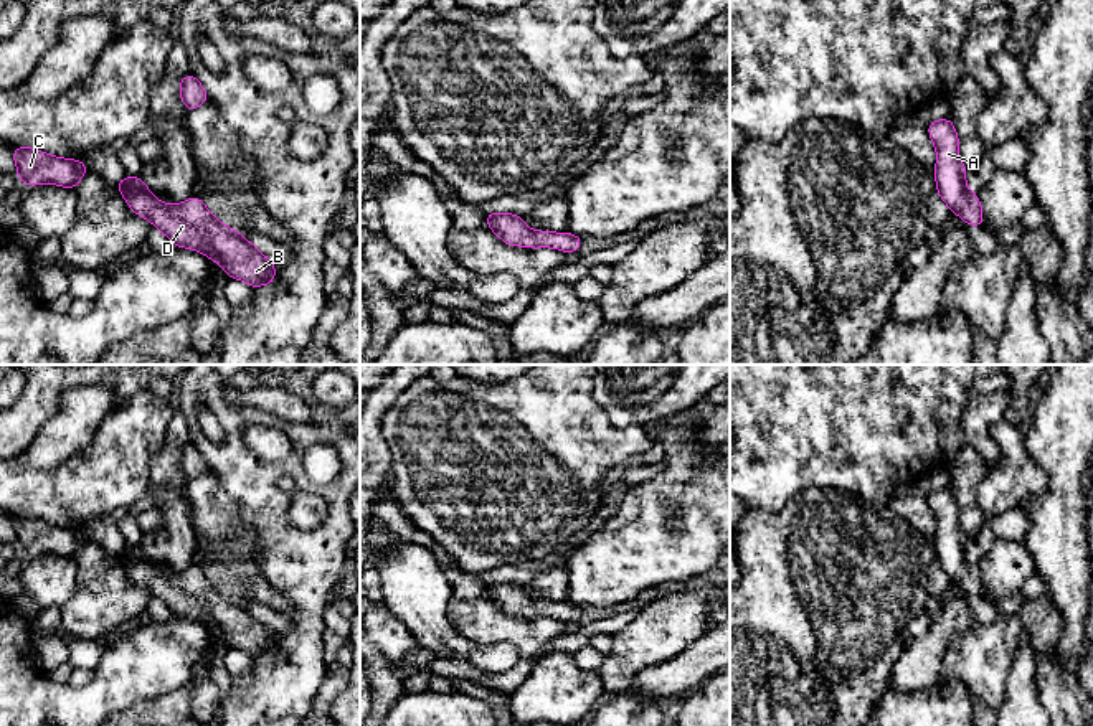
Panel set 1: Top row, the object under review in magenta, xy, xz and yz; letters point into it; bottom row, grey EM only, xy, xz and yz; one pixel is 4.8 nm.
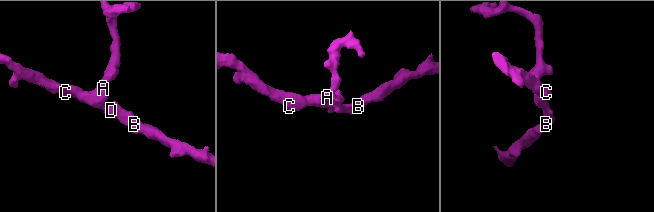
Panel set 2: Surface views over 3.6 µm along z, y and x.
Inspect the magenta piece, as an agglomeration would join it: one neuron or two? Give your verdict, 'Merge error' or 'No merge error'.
No merge error

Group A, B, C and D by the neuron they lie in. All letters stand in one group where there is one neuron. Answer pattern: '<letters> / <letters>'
A B C D

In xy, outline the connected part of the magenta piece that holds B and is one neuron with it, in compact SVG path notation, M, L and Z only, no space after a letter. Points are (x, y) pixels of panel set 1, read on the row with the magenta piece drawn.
M125 175L114 186L129 208L137 216L149 218L175 248L203 252L210 261L216 261L228 277L244 280L253 289L269 285L277 277L274 261L261 254L241 233L220 223L196 195L182 205L163 205L140 175Z

